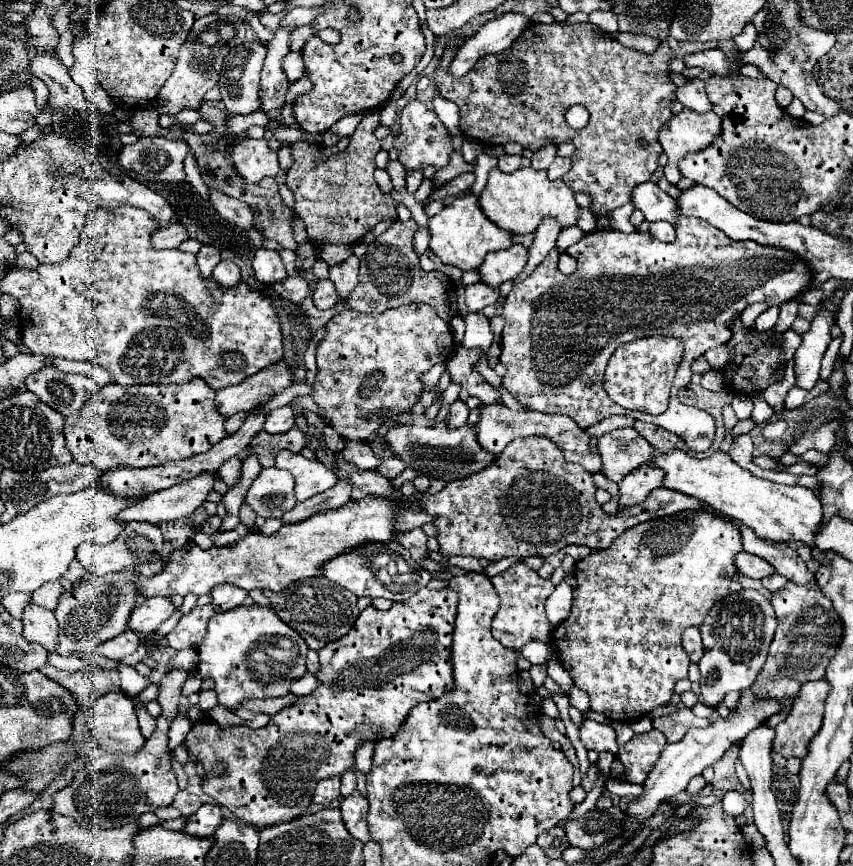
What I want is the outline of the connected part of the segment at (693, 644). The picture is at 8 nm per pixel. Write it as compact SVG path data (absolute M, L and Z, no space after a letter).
M689 627L683 631L683 647L693 663L697 663L703 655L703 645L701 645L701 633L699 627Z

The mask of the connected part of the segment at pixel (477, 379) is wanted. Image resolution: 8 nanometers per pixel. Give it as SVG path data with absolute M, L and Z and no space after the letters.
M465 347L455 349L453 355L447 359L447 373L451 377L451 383L465 389L469 395L477 397L481 403L499 403L501 399L495 387L491 387L475 371L477 359L479 359L479 349L465 349Z

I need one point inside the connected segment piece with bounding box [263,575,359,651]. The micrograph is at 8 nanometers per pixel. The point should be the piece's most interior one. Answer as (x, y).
(322, 612)

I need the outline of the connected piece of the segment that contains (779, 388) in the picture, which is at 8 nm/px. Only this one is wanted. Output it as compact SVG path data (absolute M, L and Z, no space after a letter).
M793 359L787 362L785 369L783 369L783 375L784 377L781 377L781 381L775 381L775 383L771 383L767 389L751 395L753 399L763 399L763 401L767 401L769 407L771 407L777 415L785 411L787 391L795 385L795 361Z

